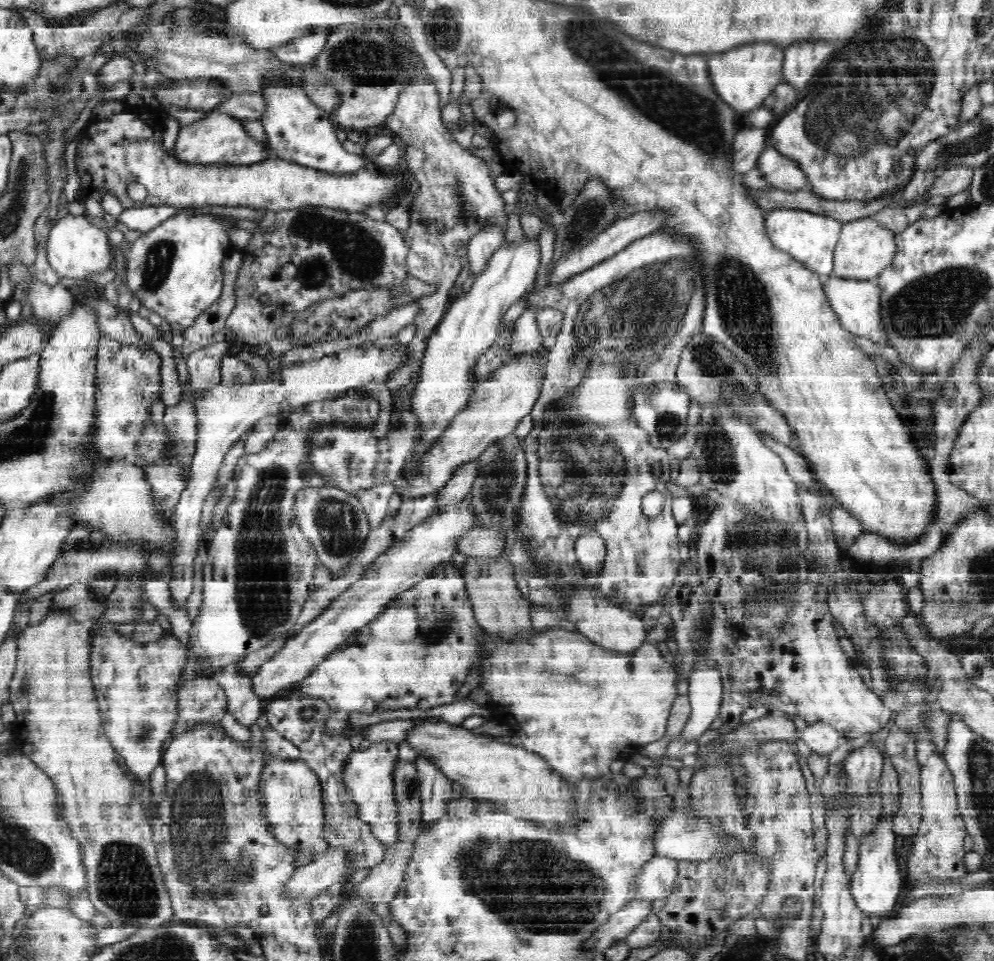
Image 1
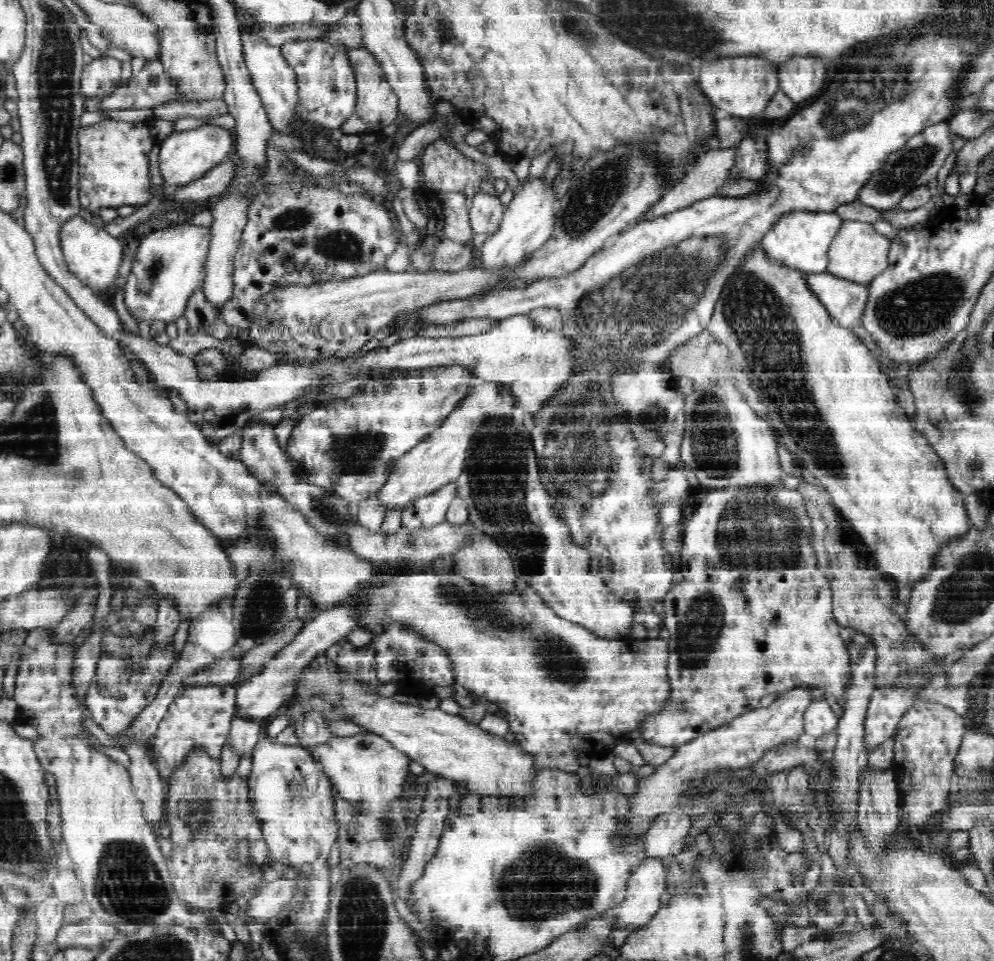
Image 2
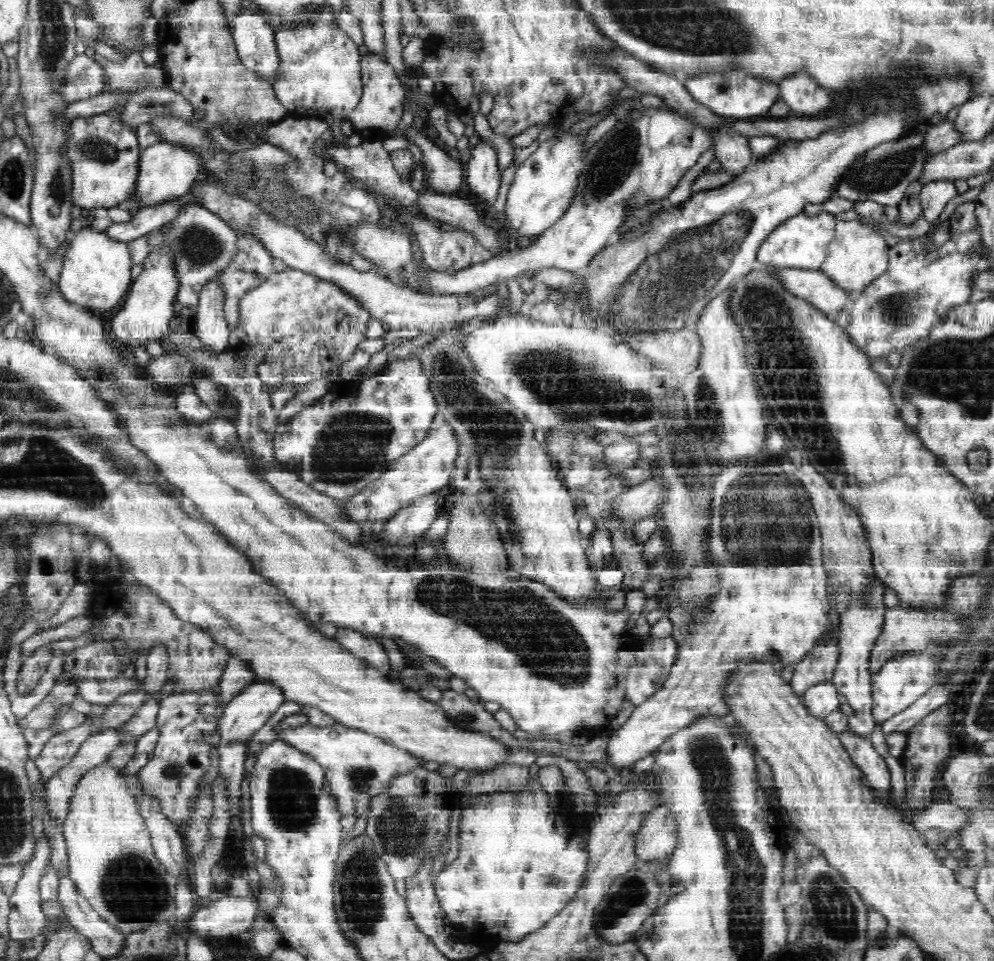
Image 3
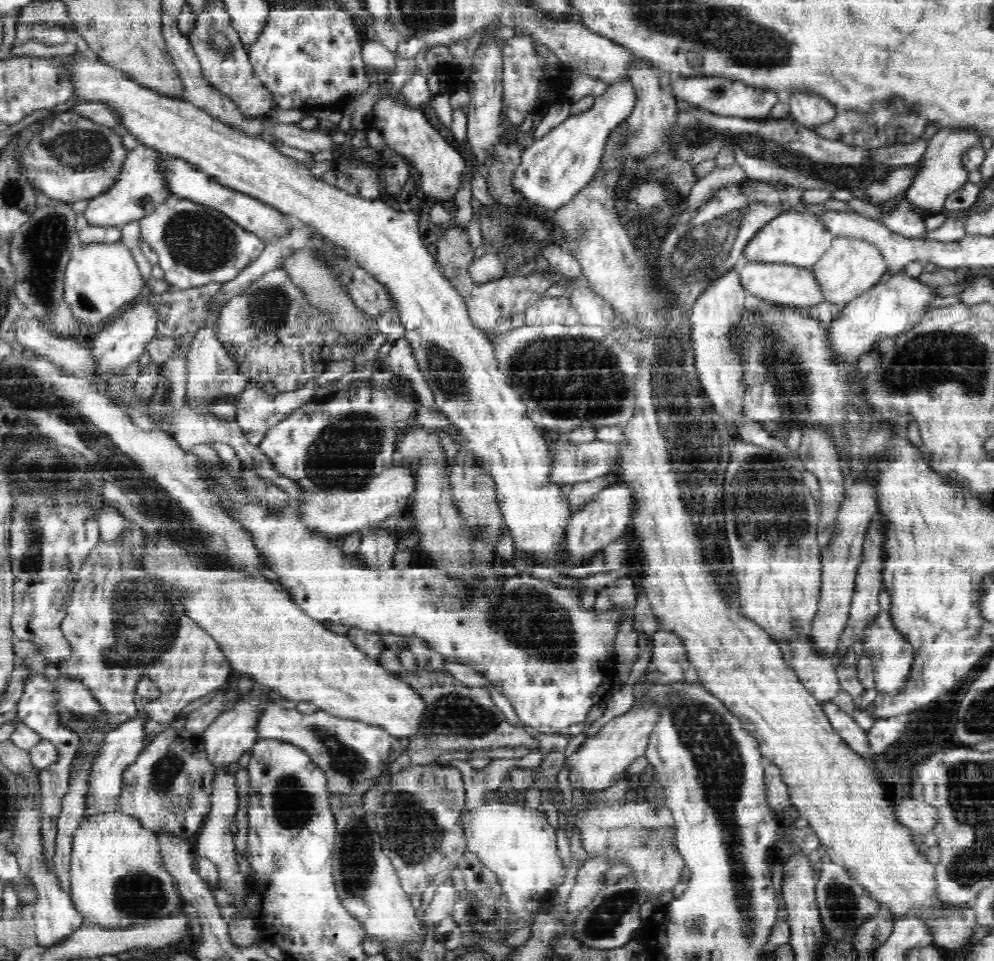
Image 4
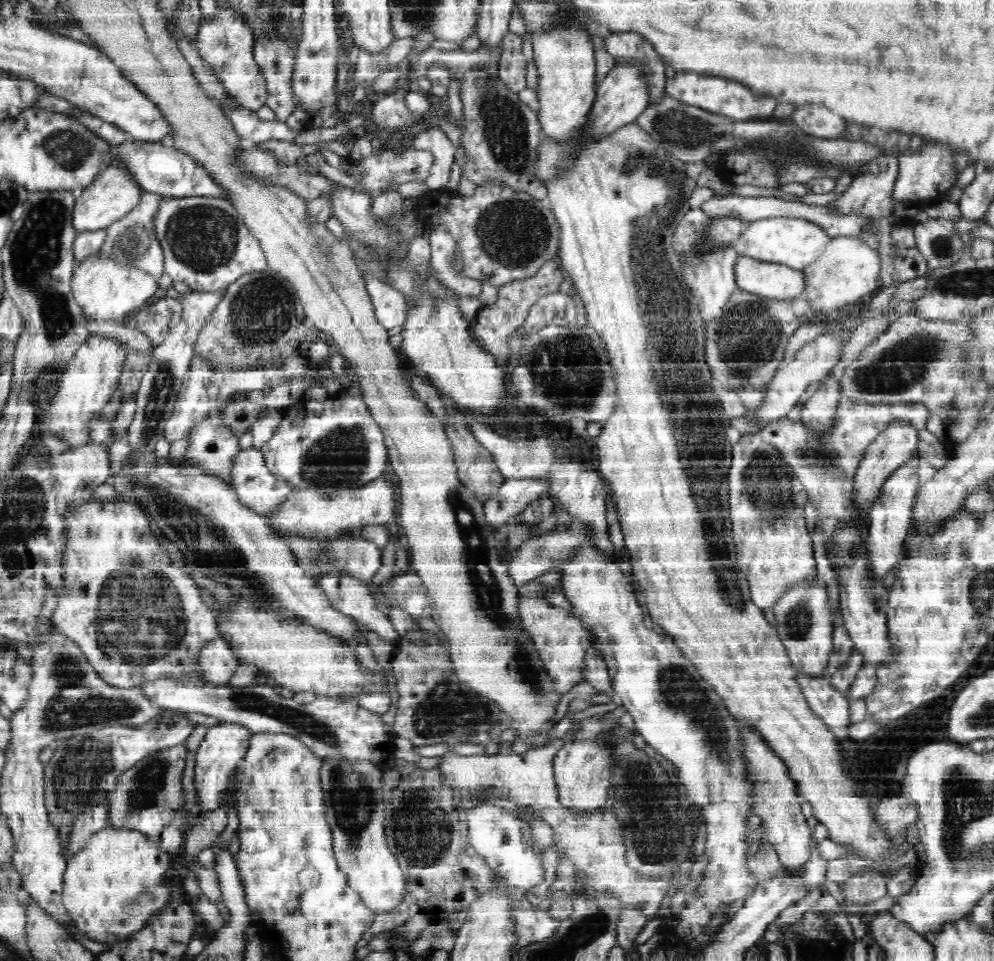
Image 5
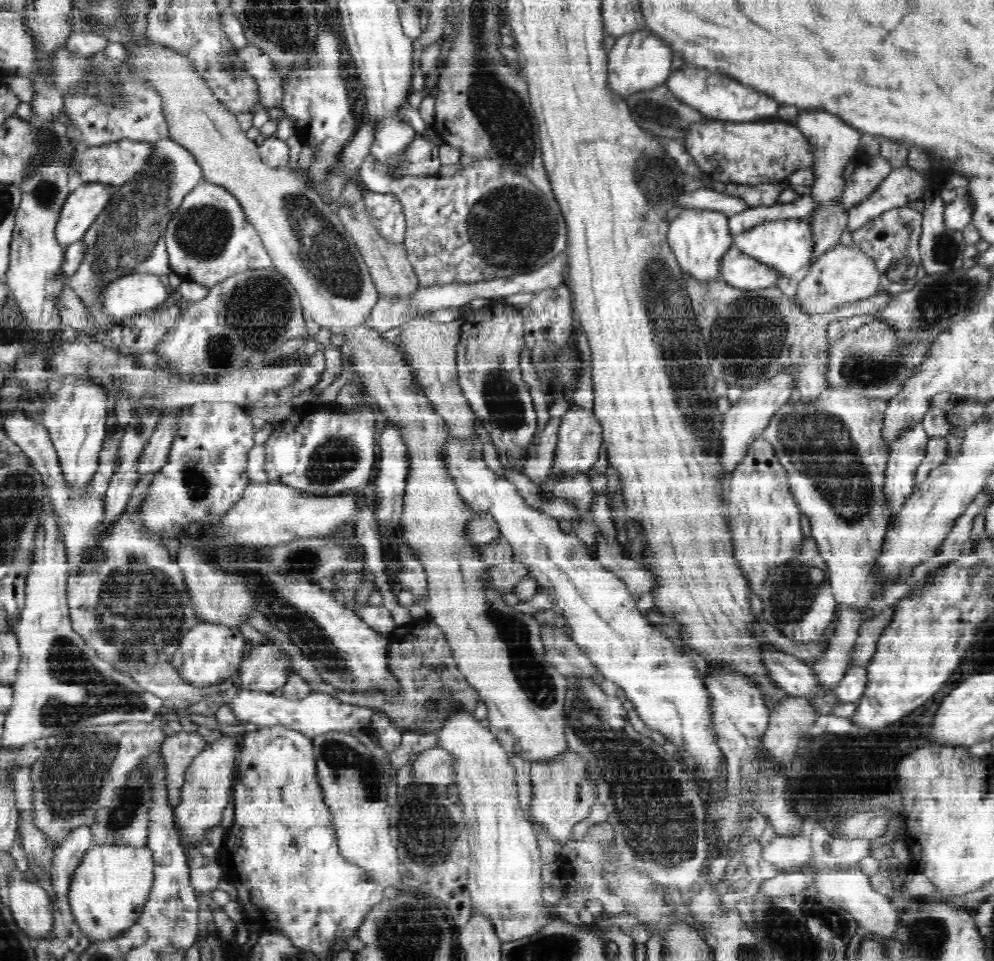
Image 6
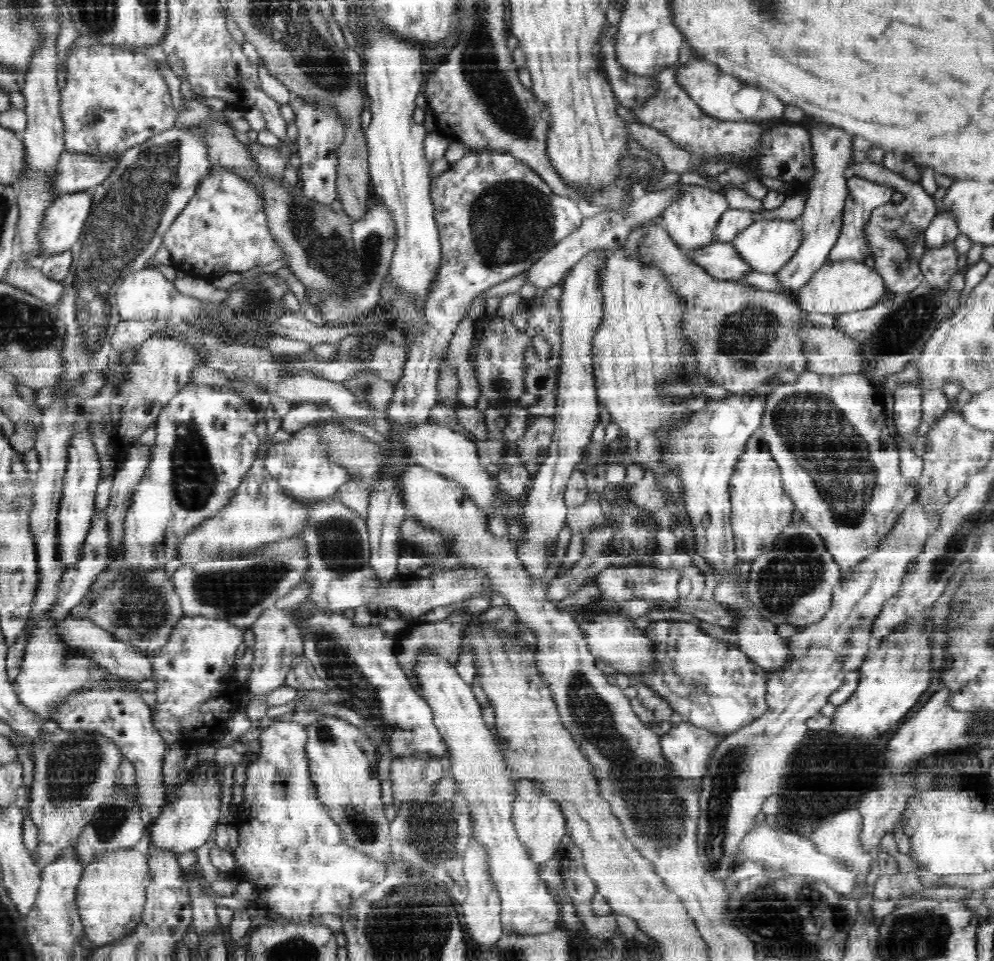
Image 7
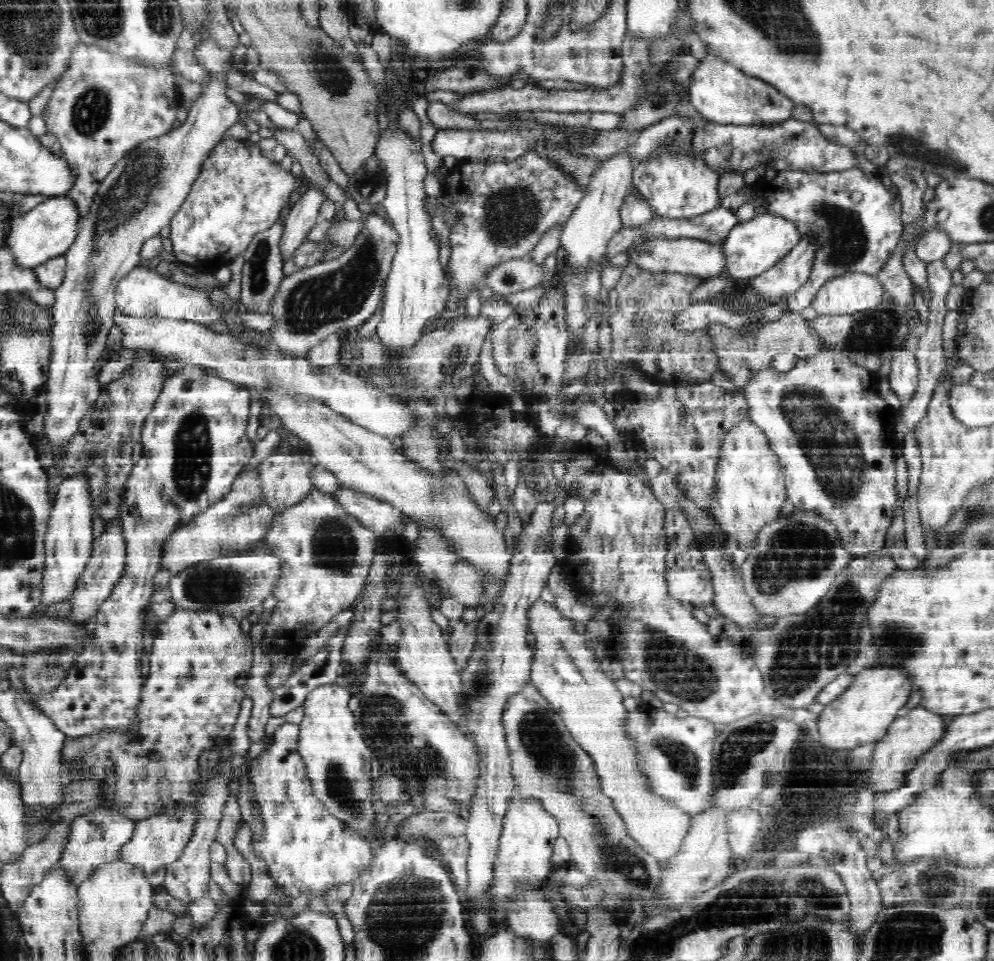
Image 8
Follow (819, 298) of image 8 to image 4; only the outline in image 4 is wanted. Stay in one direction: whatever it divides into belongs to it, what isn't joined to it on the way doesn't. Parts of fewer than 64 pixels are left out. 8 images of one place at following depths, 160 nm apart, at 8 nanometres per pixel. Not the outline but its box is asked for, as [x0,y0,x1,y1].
[811,236,886,306]

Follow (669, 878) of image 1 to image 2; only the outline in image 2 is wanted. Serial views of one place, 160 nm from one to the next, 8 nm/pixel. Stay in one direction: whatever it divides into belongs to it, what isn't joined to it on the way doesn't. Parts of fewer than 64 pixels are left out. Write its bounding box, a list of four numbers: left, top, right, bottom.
[607,857,667,928]

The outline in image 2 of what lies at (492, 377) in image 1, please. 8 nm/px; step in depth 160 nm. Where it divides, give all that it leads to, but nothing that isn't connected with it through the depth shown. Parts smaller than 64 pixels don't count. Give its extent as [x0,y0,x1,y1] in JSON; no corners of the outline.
[375,381,514,510]

